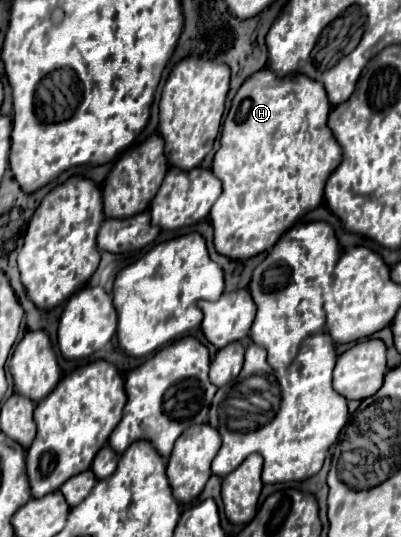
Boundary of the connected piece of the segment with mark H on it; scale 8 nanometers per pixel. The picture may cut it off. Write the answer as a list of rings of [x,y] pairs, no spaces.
[[[270,68],[252,74],[236,92],[224,122],[220,150],[214,156],[212,172],[222,180],[222,194],[210,210],[216,252],[232,260],[248,260],[270,250],[292,224],[318,208],[324,198],[324,186],[330,174],[342,162],[342,148],[328,128],[330,102],[322,82],[306,74],[288,74],[278,78]]]

